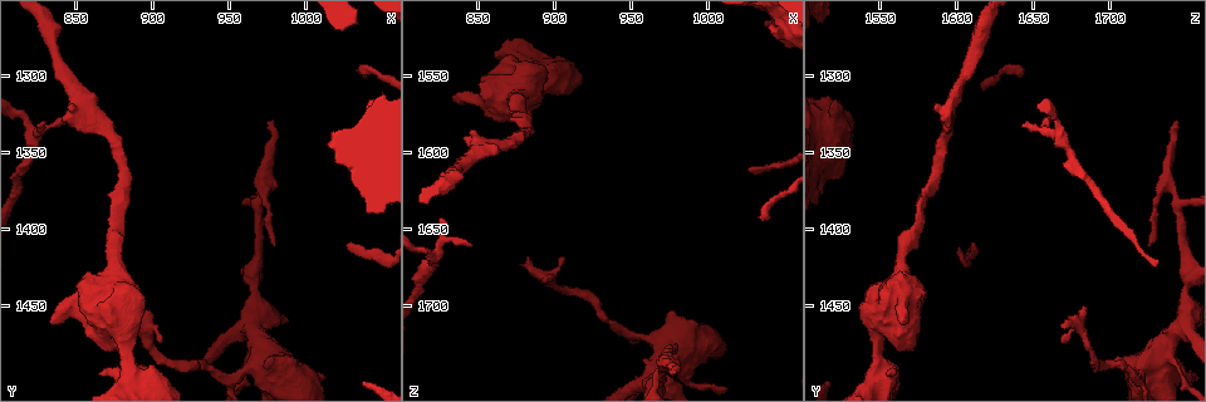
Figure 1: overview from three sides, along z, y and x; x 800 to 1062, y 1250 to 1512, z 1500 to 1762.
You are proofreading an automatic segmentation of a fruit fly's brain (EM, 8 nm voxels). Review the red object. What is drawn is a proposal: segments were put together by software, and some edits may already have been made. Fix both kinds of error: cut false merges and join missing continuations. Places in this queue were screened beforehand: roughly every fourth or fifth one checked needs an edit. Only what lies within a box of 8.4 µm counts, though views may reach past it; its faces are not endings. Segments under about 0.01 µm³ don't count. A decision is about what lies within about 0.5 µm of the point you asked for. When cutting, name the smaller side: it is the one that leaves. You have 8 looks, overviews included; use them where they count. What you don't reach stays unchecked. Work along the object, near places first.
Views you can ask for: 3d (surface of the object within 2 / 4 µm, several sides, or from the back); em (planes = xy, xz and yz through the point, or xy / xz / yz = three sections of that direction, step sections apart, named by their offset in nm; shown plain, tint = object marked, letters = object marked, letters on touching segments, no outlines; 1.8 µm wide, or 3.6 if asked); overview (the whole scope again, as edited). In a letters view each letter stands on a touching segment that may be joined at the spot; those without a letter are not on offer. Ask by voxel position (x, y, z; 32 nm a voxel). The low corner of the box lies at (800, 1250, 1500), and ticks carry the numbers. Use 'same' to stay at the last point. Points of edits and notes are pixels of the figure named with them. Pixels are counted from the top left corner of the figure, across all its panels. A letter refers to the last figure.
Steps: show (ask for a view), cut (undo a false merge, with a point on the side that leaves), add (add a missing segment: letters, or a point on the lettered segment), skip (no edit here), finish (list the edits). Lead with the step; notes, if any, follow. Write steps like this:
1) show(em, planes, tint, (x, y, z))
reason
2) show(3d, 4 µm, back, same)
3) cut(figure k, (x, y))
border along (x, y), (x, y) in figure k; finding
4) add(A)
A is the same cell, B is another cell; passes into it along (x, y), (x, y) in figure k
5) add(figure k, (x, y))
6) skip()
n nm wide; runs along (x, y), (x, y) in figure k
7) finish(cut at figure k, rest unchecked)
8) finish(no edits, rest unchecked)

show(3d, 4 µm, back, (846, 1320, 1588))
free end

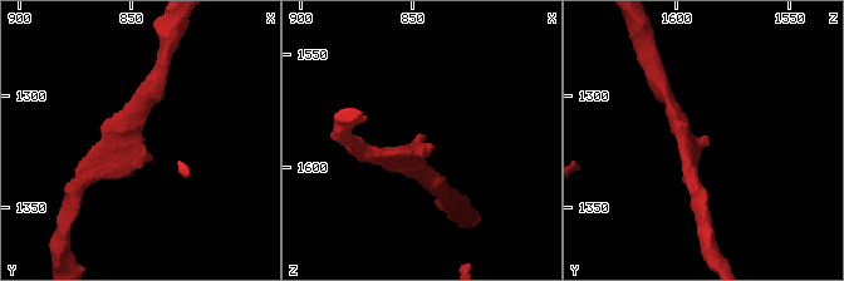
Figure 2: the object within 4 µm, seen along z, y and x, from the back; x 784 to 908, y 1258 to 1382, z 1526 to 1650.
show(em, planes, letters, (846, 1318, 1587))

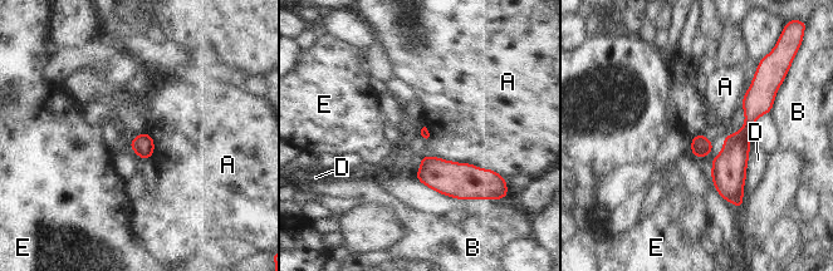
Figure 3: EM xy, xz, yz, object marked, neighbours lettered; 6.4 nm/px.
skip()
A touches over 480 nm; A, B, D and E are other cells; no lettered segment goes on from it

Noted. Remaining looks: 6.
show(em, xy, step 16, letters, (824, 1334, 1644))
thin end

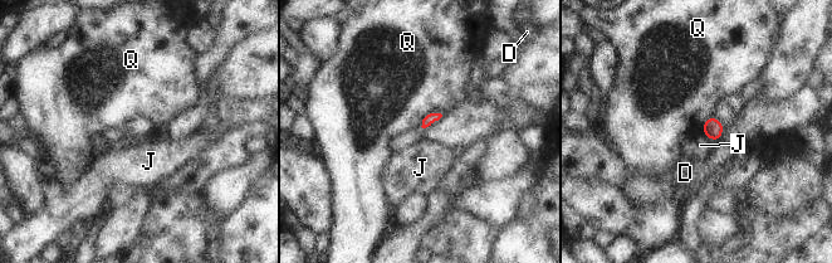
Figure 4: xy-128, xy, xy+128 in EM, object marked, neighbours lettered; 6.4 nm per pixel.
show(em, planes, letters, same)
another direction

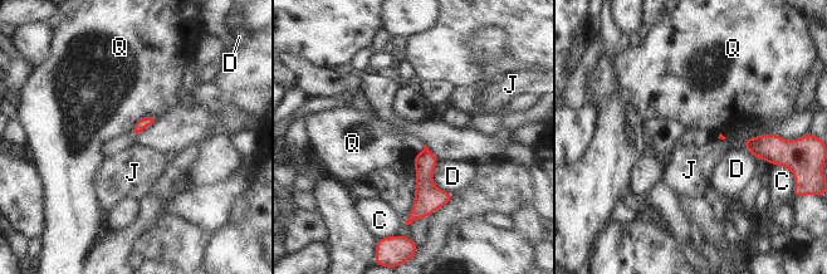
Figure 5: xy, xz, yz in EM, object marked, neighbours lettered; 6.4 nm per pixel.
skip()
C, D, J and Q are other cells; border along (155, 120), (141, 118), (133, 131) in figure 5; no lettered segment goes on from it

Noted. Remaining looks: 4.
show(em, planes, letters, (970, 1476, 1734))
calibre changes

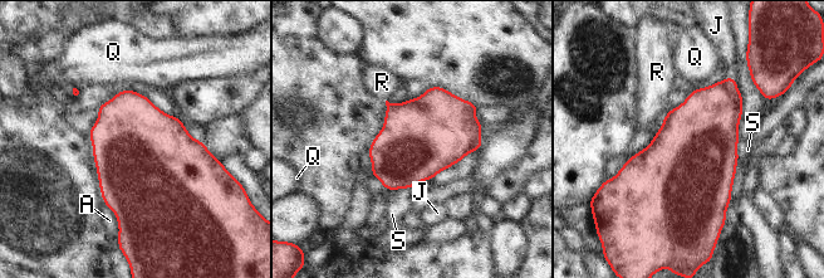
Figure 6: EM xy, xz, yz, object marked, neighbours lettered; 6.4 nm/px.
skip()
500 nm wide; A, J, Q, R and S are other cells; border along (670, 110), (663, 120) in figure 6; one neuron here

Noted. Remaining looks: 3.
finish(no edits, rest unchecked)

